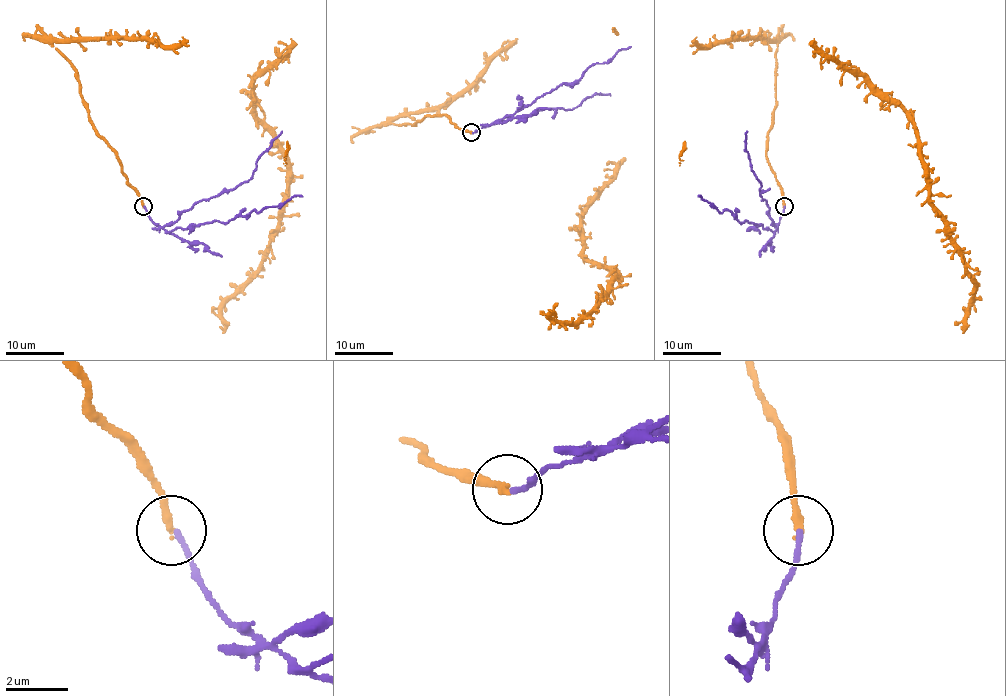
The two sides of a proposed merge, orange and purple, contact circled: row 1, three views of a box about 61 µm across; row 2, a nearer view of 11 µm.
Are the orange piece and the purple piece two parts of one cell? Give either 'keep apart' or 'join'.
keep apart

